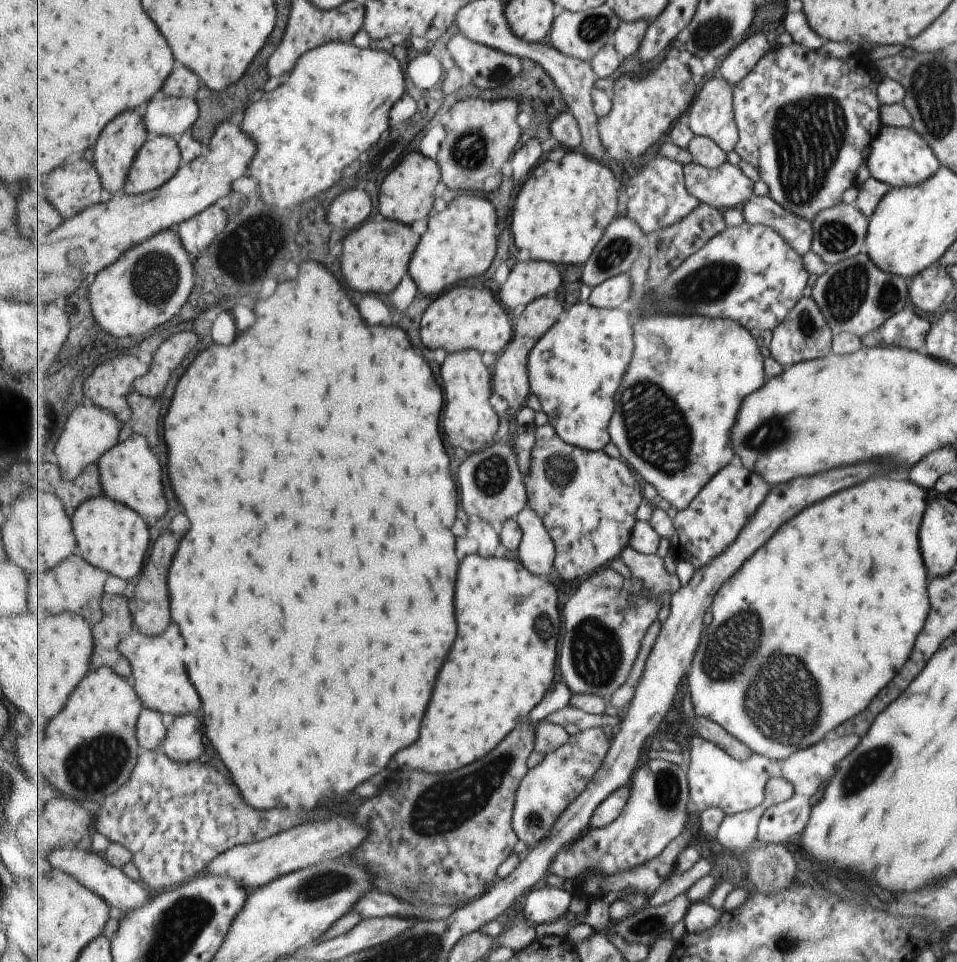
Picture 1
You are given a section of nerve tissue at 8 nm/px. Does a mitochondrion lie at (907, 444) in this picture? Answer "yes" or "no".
no

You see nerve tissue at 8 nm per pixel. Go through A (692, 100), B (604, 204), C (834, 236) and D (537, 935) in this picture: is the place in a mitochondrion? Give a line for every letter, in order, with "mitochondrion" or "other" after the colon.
A: other
B: other
C: mitochondrion
D: other

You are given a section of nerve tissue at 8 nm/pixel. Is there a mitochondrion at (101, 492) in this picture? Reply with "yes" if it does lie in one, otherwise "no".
no

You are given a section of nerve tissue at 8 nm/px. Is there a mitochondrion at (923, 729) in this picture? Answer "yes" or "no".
no

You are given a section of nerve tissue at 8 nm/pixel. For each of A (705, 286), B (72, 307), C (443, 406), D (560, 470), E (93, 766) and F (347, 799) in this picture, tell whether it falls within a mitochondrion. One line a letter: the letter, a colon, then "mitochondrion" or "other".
A: mitochondrion
B: other
C: other
D: mitochondrion
E: mitochondrion
F: other

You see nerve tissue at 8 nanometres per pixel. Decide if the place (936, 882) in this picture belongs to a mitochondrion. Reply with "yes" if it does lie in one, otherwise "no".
no

